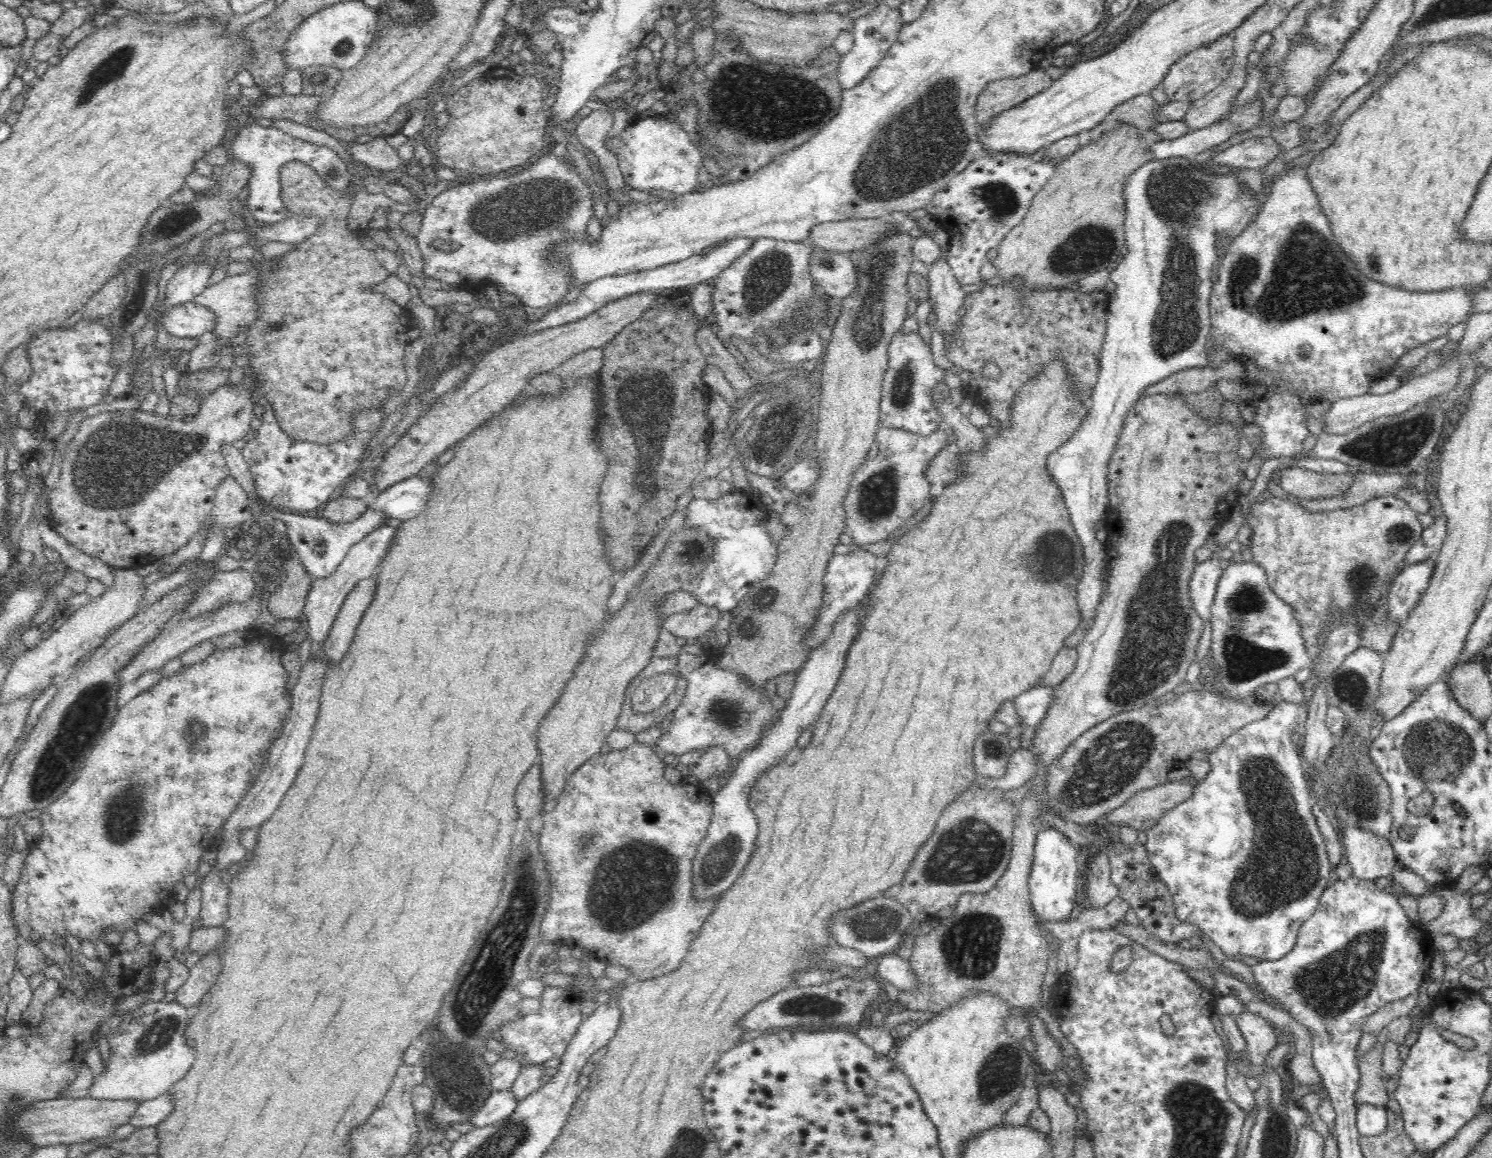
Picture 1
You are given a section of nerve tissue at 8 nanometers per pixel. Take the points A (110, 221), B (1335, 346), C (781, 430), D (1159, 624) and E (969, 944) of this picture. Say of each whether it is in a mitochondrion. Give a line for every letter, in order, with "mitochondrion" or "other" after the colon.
A: other
B: other
C: mitochondrion
D: mitochondrion
E: mitochondrion

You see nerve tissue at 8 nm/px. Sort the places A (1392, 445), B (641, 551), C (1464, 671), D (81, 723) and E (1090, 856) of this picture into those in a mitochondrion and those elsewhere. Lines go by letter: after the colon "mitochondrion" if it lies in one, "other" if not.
A: mitochondrion
B: other
C: other
D: mitochondrion
E: other

